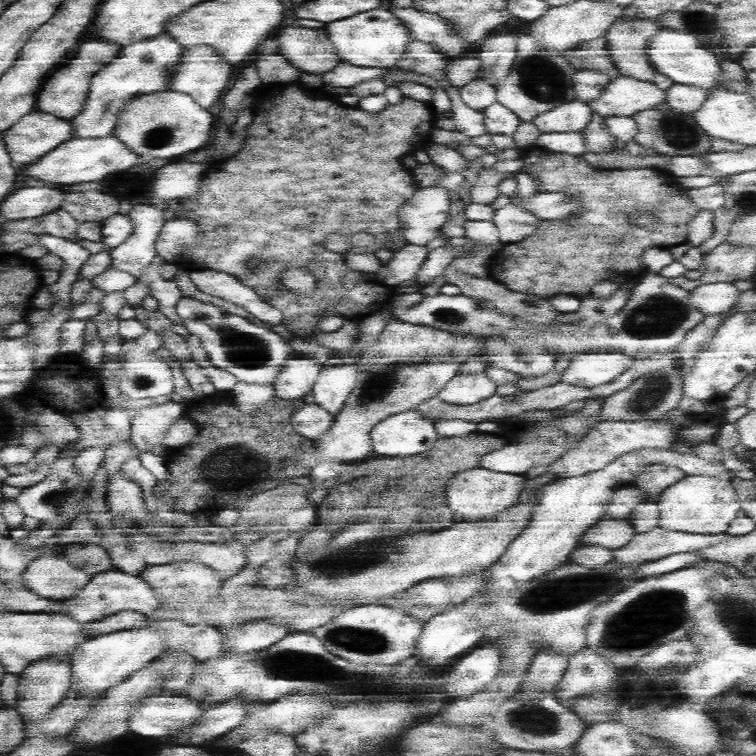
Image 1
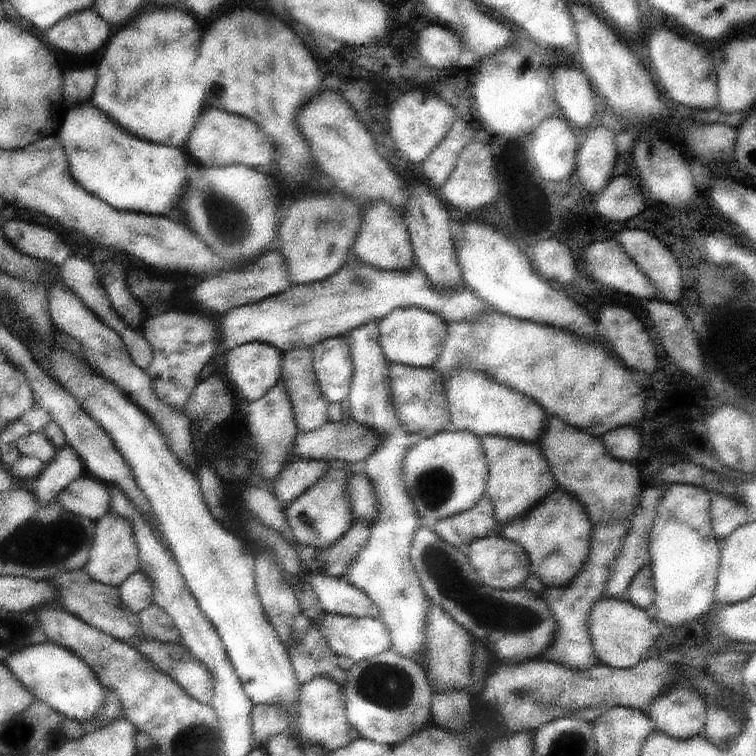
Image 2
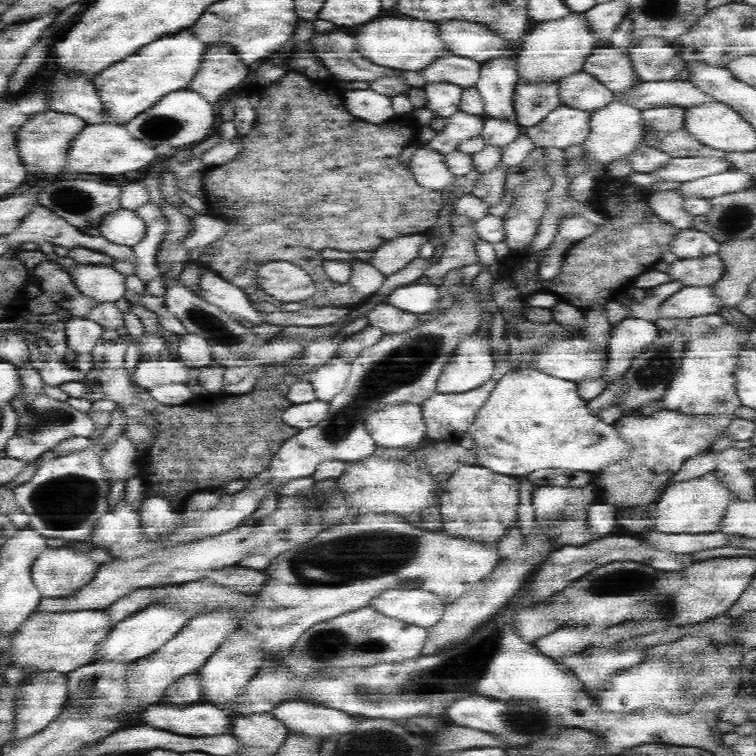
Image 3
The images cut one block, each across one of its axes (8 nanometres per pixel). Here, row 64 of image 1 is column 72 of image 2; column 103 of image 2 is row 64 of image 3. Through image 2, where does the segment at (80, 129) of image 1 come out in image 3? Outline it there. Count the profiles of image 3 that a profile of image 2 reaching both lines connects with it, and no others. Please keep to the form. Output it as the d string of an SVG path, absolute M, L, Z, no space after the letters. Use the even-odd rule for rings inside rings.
M186 30L180 34L154 40L152 44L140 48L140 52L124 58L122 62L108 66L104 72L100 72L94 78L96 92L102 98L100 102L104 104L106 110L104 118L108 118L108 122L114 124L130 122L138 114L152 108L166 94L172 94L174 90L186 90L186 86L190 86L194 74L202 64L204 50L206 44Z

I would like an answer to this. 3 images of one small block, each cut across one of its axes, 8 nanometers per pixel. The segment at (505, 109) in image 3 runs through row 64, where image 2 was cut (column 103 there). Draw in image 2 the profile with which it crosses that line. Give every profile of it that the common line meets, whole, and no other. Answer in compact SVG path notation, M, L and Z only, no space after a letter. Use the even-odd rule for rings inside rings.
M85 474L71 482L57 498L69 512L89 518L91 522L99 522L113 510L113 492L111 484L97 480L91 474Z

